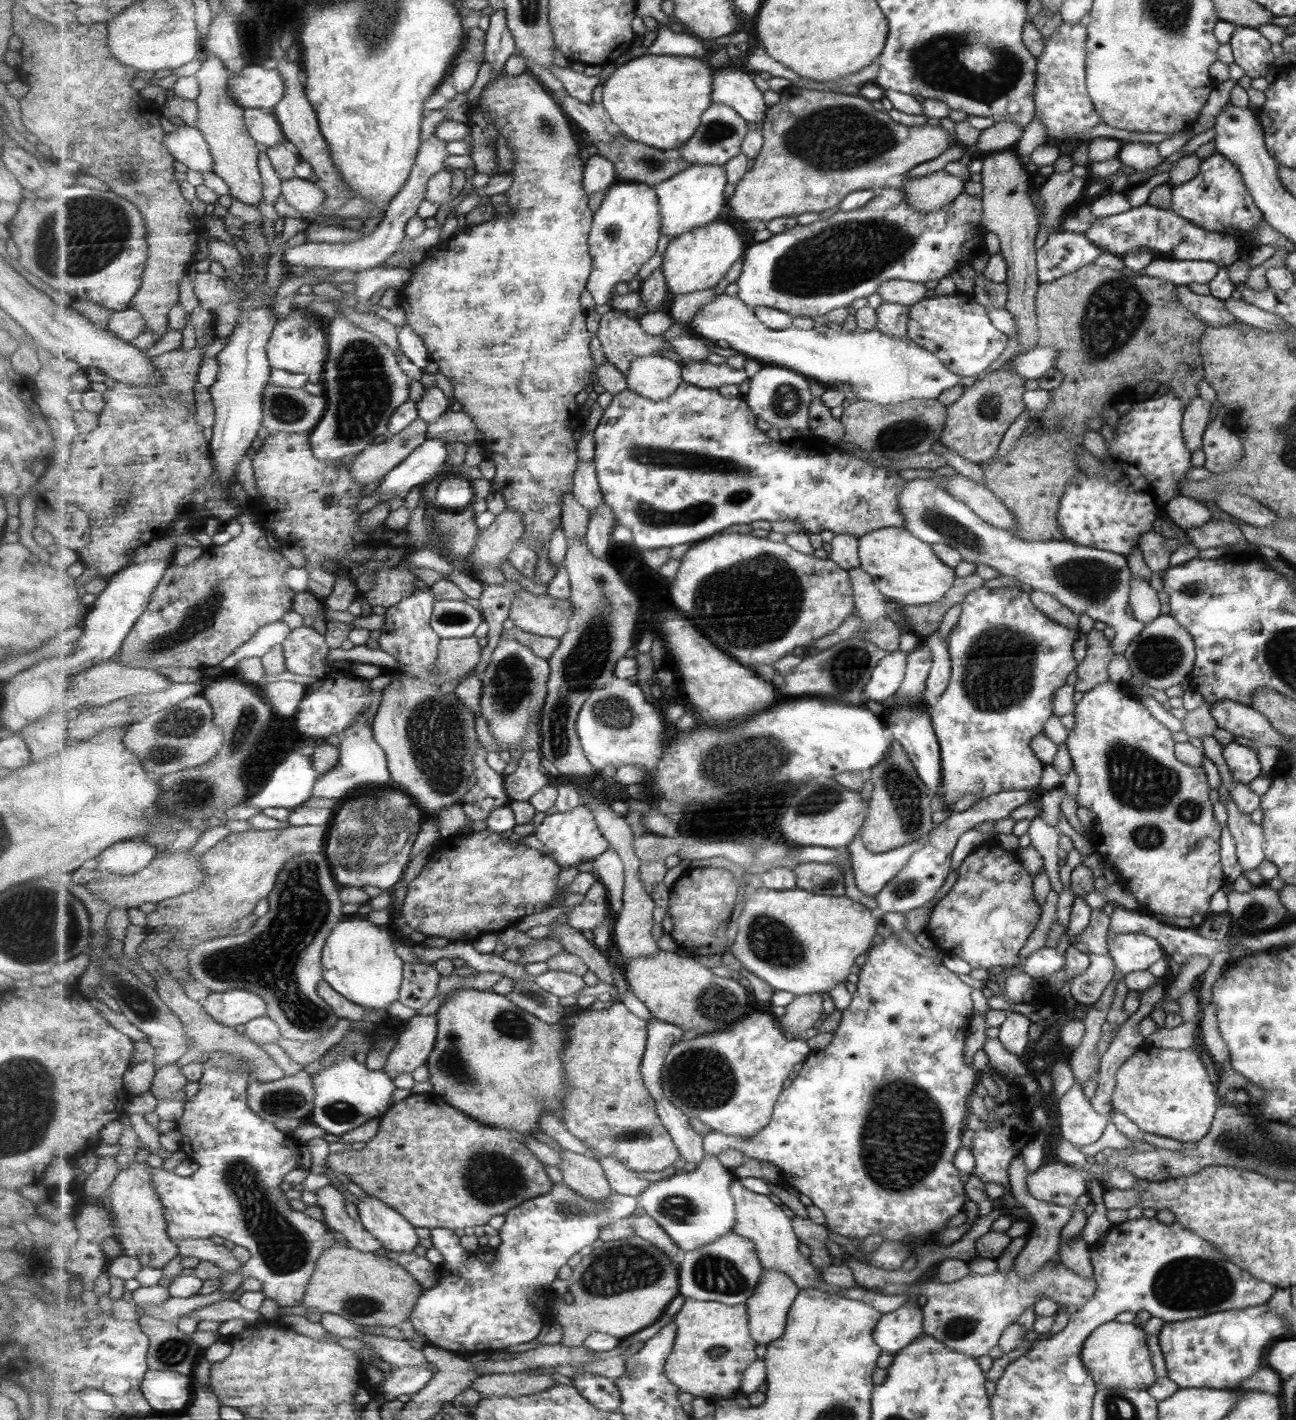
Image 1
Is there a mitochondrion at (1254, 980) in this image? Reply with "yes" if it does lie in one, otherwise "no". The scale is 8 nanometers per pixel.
no

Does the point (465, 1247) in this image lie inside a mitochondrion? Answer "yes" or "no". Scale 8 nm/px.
no

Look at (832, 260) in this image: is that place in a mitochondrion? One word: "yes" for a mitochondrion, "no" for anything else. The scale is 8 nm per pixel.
yes

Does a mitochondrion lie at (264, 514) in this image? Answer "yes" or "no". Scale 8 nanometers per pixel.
no

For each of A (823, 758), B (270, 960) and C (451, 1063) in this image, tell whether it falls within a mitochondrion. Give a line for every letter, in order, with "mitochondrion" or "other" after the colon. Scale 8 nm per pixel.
A: other
B: mitochondrion
C: mitochondrion

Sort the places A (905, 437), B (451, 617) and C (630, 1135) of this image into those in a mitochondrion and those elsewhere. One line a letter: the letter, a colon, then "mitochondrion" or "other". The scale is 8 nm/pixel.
A: mitochondrion
B: mitochondrion
C: mitochondrion

